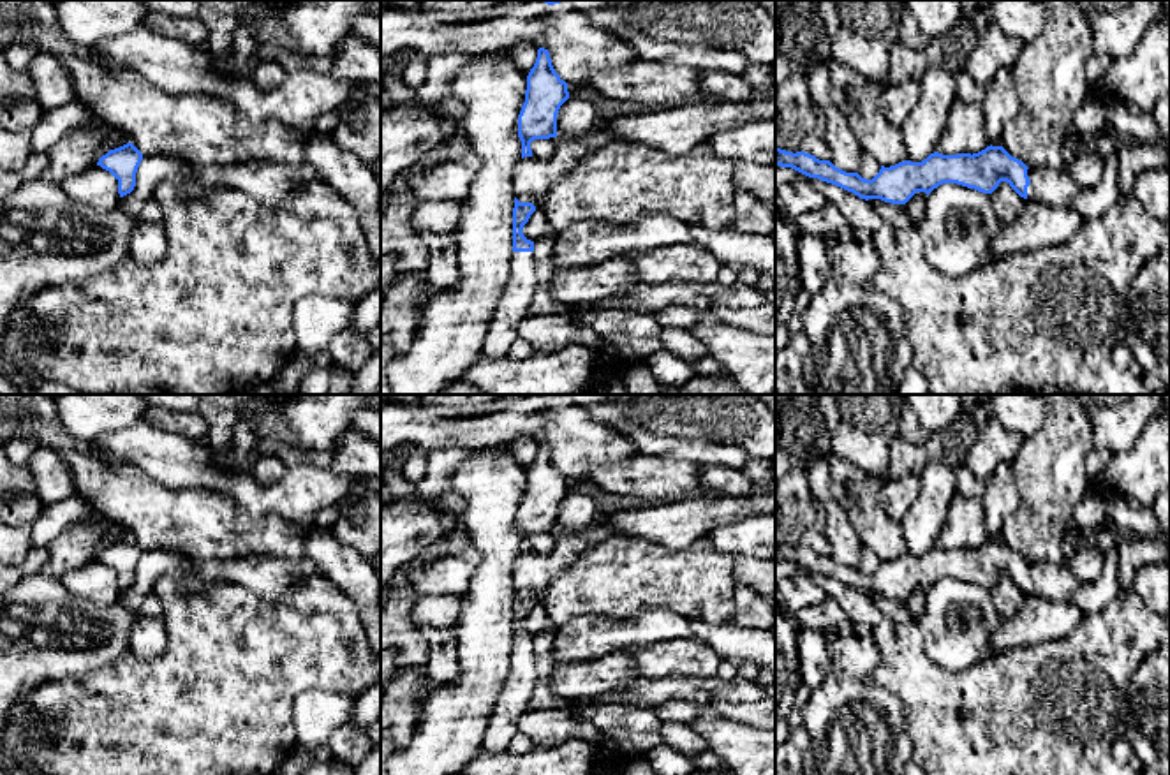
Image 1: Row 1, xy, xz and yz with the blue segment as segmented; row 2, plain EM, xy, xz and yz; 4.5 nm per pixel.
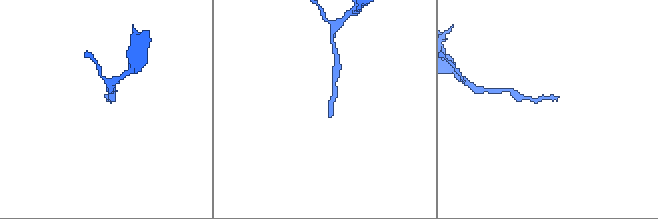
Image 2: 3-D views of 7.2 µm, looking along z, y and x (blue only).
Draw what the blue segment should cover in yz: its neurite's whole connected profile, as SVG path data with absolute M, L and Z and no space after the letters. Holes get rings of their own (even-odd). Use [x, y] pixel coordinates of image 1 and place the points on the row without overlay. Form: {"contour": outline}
{"contour": "M992 539L973 550L934 546L922 557L904 555L890 562L881 560L872 574L865 574L858 567L846 567L830 555L819 555L805 546L793 548L775 542L775 560L837 579L860 594L881 594L892 599L906 599L916 587L929 590L943 578L992 588L1001 576L1006 576L1026 595L1071 602L1084 583L1068 562L1063 565L1027 562L1003 541Z"}

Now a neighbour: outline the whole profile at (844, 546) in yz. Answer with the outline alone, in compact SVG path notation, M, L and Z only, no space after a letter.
M828 456L816 458L809 463L807 479L814 500L825 511L825 535L830 542L830 557L846 567L858 567L862 542L846 509L830 491Z

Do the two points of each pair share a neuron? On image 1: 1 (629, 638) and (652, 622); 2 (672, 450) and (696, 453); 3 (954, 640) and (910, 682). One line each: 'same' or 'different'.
1: same
2: same
3: different

